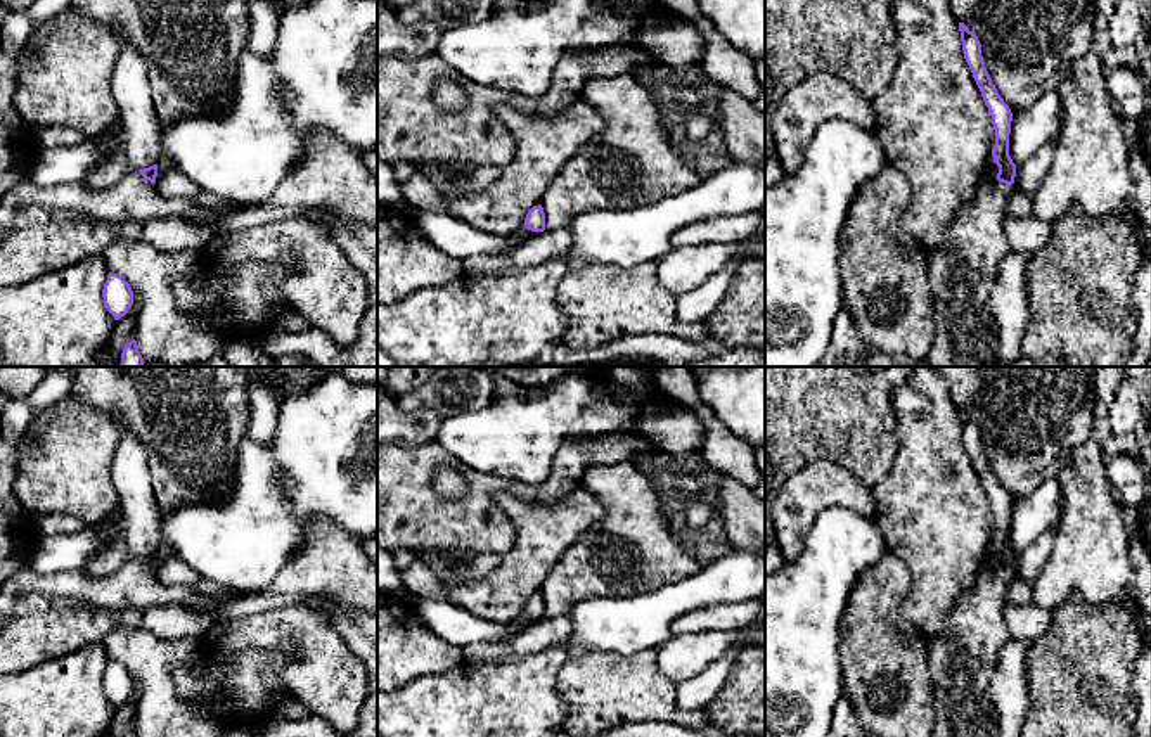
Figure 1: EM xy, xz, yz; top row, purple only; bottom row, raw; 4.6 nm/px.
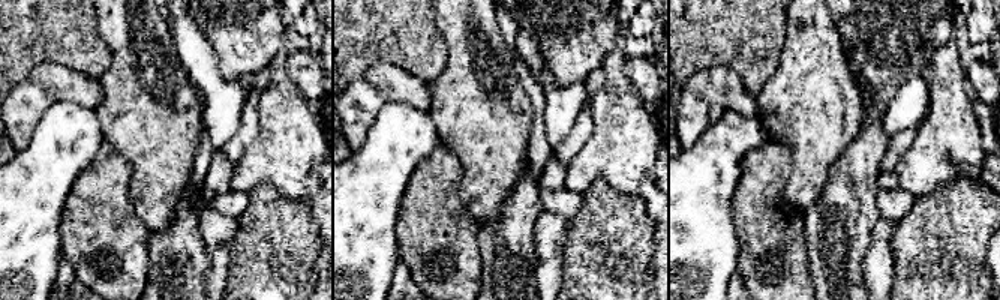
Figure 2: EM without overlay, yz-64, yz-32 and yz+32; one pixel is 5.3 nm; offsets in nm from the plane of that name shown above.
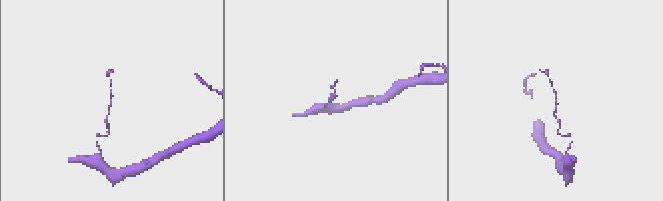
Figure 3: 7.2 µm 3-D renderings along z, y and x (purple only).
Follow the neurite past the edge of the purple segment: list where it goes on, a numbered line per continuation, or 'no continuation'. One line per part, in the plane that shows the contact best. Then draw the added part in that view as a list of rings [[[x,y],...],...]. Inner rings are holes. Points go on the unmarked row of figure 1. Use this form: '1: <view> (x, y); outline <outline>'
no continuation

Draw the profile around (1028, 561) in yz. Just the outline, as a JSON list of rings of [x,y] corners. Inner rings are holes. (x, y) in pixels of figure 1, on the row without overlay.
[[[1059,521],[1047,529],[1042,536],[1038,536],[1030,547],[1016,554],[1016,564],[1013,574],[1018,578],[1032,580],[1038,573],[1038,569],[1051,557],[1058,536],[1059,536]]]

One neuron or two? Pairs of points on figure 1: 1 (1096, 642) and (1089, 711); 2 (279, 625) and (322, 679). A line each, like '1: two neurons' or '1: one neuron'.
1: one neuron
2: one neuron

